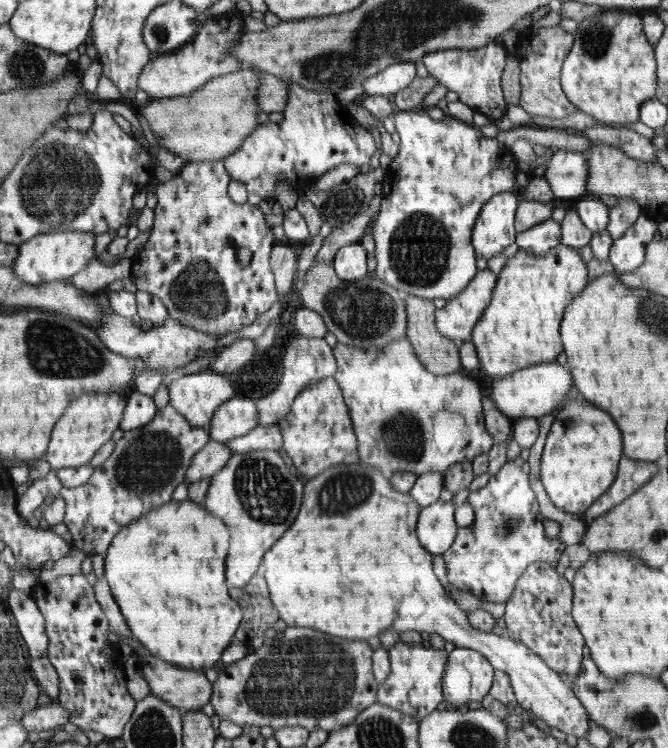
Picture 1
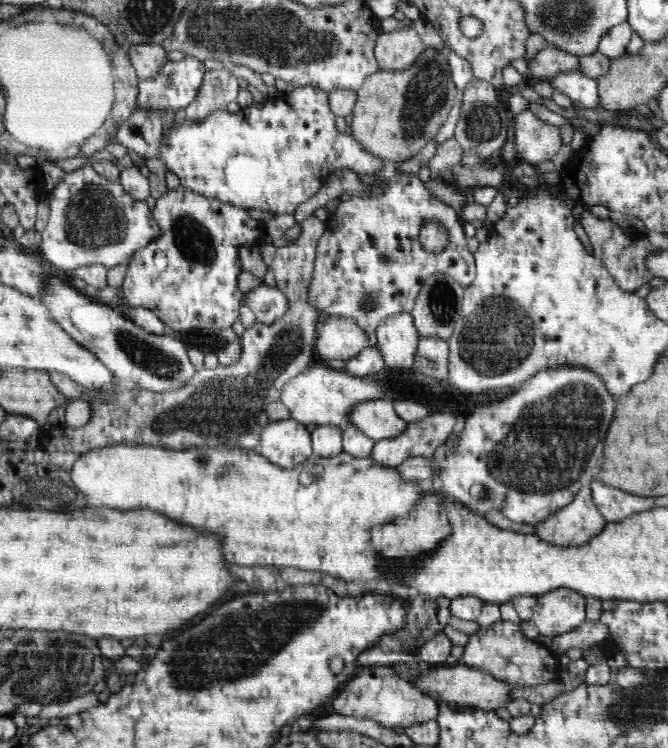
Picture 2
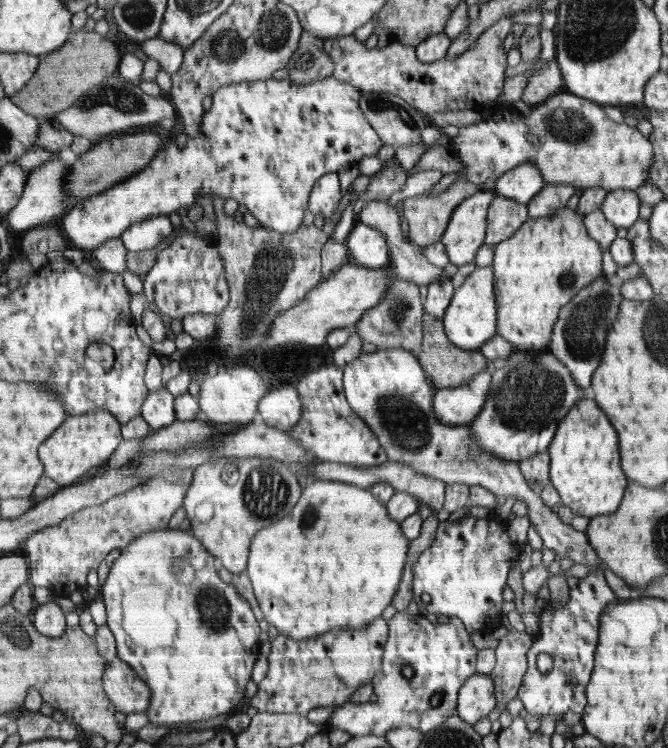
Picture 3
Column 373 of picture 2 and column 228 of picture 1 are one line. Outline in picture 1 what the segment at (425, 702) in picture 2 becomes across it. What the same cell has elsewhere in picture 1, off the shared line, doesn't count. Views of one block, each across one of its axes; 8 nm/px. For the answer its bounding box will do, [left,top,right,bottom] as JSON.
[210,628,377,732]

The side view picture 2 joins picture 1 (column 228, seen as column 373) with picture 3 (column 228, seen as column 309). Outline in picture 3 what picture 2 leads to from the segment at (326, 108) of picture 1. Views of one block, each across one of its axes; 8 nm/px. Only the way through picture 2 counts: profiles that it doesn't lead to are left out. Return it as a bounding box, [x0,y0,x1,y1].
[60,76,382,252]

